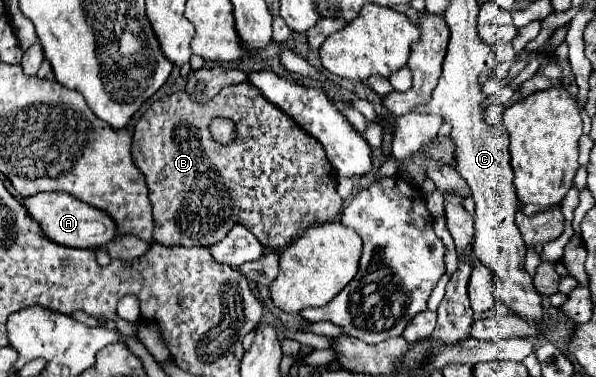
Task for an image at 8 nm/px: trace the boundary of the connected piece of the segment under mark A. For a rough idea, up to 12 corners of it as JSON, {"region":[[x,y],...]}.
{"region":[[64,191],[22,205],[58,245],[94,249],[116,225]]}

